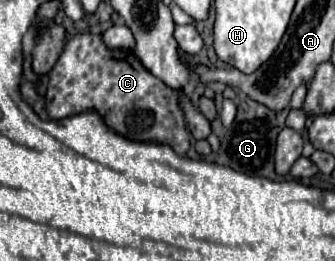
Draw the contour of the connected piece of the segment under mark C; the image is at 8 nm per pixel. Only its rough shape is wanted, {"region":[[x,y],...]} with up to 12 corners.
{"region":[[99,35],[67,41],[47,115],[95,111],[125,139],[189,151],[175,91]]}

